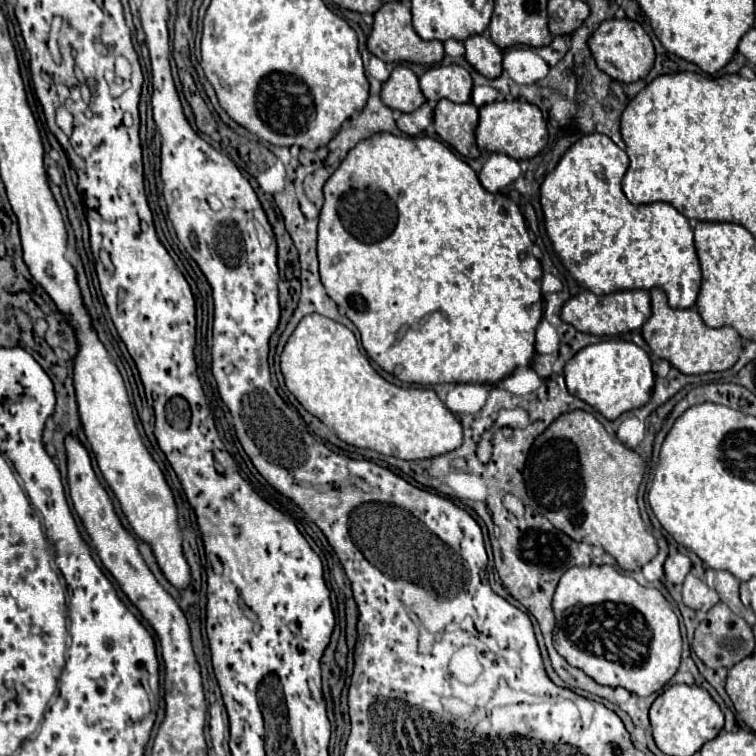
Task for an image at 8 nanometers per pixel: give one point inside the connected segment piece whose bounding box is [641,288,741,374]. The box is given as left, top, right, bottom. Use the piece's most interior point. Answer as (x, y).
(680, 336)

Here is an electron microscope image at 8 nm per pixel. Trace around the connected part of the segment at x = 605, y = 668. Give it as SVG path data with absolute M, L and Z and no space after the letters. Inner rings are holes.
M614 566L569 568L555 590L555 650L601 686L627 688L637 696L663 690L681 662L679 620L657 588L637 584Z

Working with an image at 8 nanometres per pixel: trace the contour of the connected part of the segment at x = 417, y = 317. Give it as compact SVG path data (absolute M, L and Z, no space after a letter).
M387 132L375 134L363 142L359 142L335 174L327 180L325 188L325 204L319 216L319 272L321 282L339 306L347 314L347 318L359 328L361 344L365 352L389 374L407 384L435 386L443 383L489 384L501 382L513 370L521 366L529 366L535 356L535 328L543 318L541 304L541 264L531 252L531 238L526 221L519 206L505 198L503 194L487 192L475 170L457 158L443 142L433 140L429 136L393 136Z

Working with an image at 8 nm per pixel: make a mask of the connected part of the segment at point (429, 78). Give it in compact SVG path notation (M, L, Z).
M457 64L431 66L421 76L421 90L431 102L439 102L441 98L451 102L469 102L473 80L471 74Z

